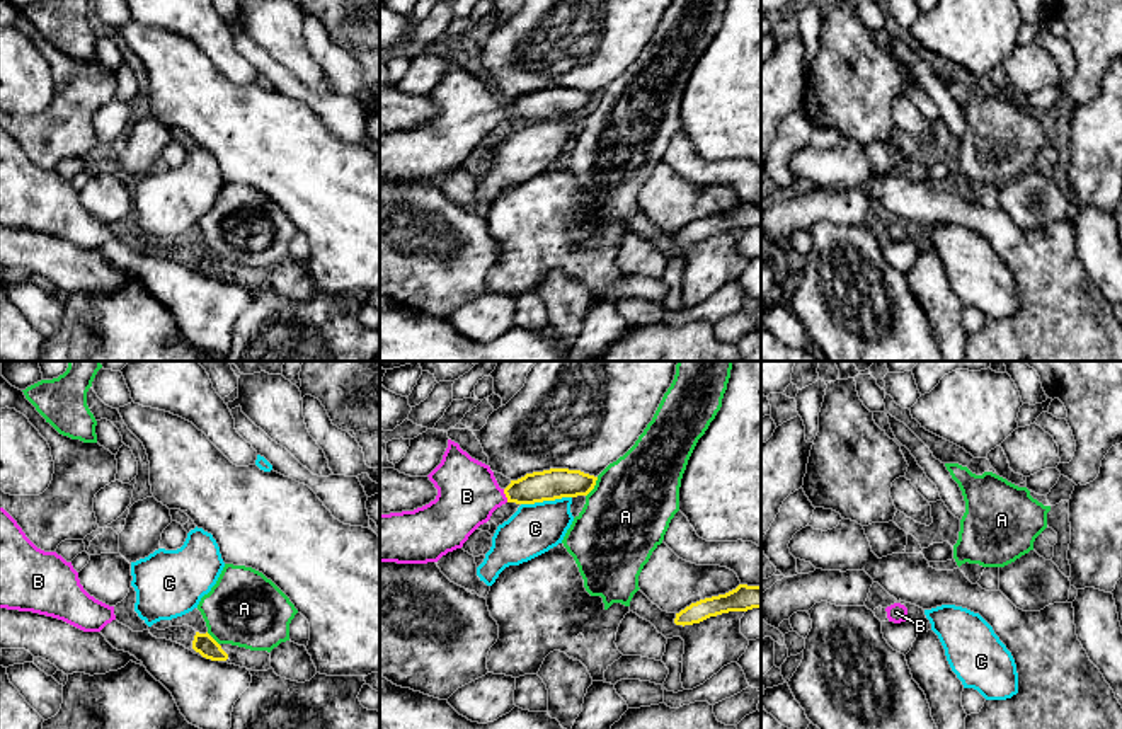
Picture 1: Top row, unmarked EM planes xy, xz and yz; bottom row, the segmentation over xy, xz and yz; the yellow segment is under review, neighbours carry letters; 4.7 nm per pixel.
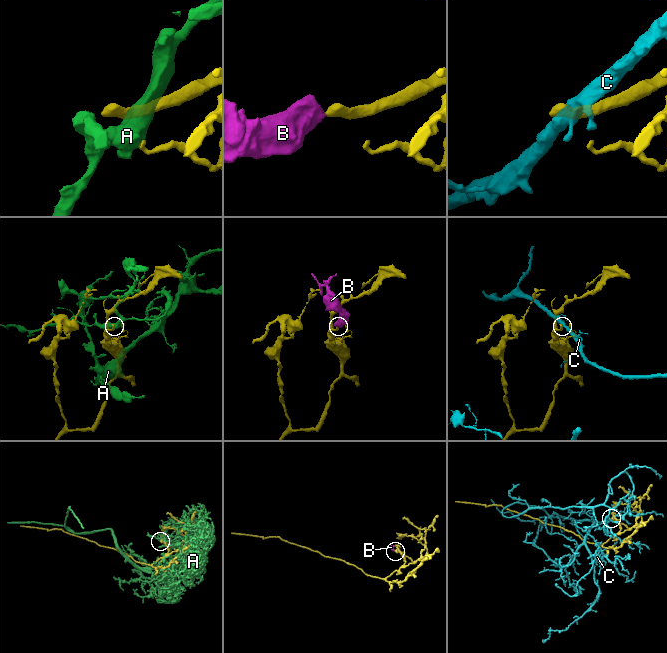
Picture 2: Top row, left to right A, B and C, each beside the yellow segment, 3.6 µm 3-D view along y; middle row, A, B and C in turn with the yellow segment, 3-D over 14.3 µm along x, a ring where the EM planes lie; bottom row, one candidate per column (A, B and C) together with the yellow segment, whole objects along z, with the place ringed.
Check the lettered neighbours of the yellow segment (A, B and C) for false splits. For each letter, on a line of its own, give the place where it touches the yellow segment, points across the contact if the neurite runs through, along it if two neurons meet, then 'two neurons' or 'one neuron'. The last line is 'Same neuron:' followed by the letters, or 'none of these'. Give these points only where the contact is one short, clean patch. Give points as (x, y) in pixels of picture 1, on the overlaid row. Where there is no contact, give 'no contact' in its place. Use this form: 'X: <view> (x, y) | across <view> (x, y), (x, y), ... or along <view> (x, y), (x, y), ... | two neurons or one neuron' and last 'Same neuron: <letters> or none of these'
A: xz (593, 487) | two neurons
B: xz (506, 496) | across xz (552, 484), (506, 496), (467, 496) | one neuron
C: xz (545, 499) | along xz (571, 496), (521, 505) | two neurons
Same neuron: B

